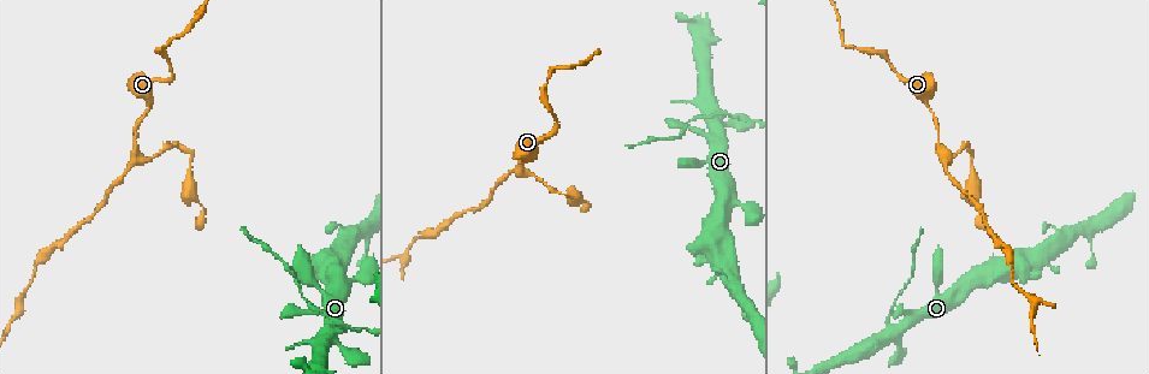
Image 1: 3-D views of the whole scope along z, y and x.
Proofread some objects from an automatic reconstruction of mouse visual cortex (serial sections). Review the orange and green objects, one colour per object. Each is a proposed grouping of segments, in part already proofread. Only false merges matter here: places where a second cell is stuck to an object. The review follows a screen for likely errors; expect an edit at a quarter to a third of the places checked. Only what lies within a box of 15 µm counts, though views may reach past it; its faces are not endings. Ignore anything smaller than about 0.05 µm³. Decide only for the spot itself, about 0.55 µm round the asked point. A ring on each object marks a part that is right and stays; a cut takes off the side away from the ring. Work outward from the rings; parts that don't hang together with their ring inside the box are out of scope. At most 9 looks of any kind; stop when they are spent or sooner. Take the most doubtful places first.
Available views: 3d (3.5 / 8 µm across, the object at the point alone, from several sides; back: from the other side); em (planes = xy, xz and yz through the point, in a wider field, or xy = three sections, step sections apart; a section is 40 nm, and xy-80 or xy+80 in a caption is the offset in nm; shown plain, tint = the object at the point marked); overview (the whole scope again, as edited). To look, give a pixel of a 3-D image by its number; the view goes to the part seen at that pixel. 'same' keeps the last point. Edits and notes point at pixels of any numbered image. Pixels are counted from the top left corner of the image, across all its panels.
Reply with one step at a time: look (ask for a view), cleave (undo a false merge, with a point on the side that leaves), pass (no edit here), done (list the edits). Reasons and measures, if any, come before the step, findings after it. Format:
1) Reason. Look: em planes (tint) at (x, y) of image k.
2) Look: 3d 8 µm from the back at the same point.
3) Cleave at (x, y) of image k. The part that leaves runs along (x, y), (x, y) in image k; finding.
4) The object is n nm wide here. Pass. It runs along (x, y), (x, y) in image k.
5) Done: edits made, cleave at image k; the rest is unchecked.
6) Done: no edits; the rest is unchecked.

Small branch off a trunk. Look: 3d 3.5 µm at (720, 117) of image 1.

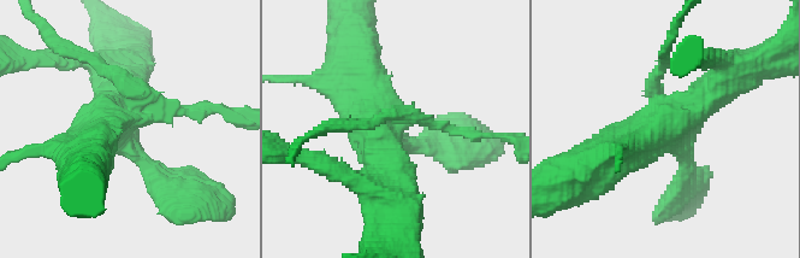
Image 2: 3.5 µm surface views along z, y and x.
Need the tissue. Look: em planes (tint) at (131, 123) of image 2.

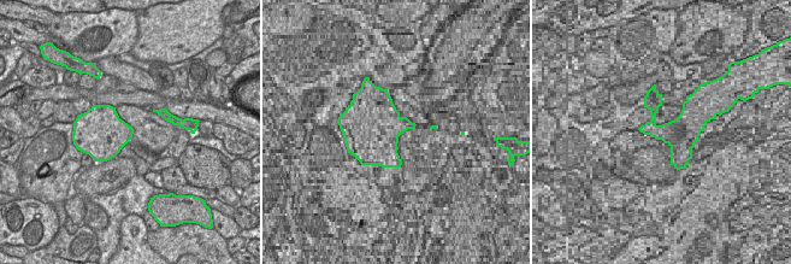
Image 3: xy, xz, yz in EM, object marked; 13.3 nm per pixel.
The object is 500 nm wide here. Cleave at (206, 106) of image 2. The part that leaves runs along (652, 93), (671, 37) in image 2; two cells meet here.

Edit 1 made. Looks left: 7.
Narrows sharply. Look: 3d 3.5 µm at (145, 109) of image 1.

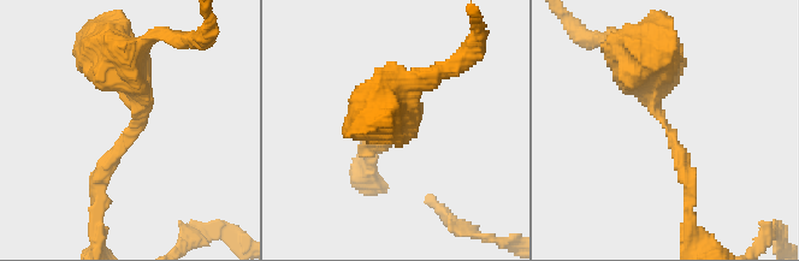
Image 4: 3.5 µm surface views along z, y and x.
The arms are 200, 500 nm wide. Look: em xy step 5 (tint) at (667, 132) of image 4.

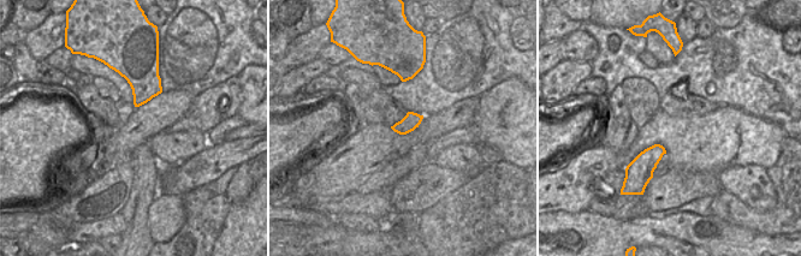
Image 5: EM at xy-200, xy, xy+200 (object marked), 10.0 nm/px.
The object is 170 nm wide here. Pass. It runs along (645, 64), (688, 197) in image 4; one cell here.

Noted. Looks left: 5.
Side arm on a straight run. Look: 3d 3.5 µm from the back at (135, 156) of image 1.

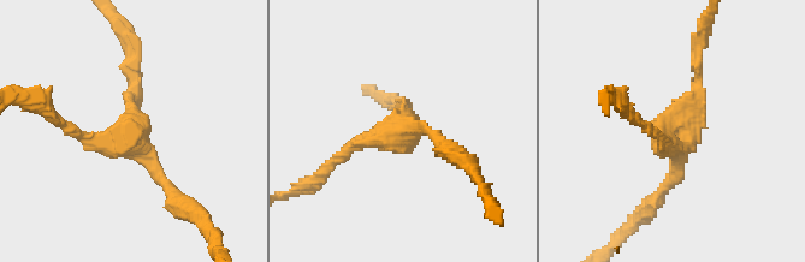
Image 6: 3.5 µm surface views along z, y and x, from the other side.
Look: em xy step 2 (tint) at (676, 130) of image 6.

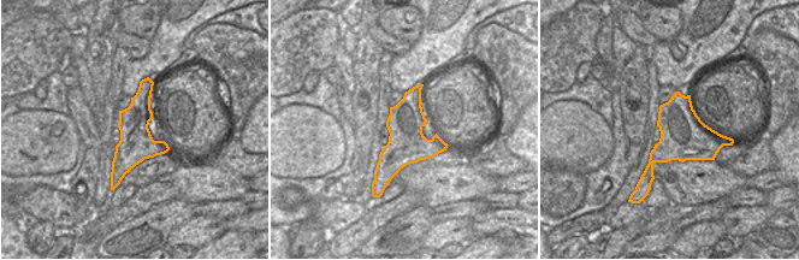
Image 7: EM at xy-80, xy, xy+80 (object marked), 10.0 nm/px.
3 arms meet here; the arms are 150, 150, 150 nm wide. Pass. It runs along (130, 55), (137, 132), (71, 132) in image 6; all the same cell.

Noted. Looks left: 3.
Abrupt turn. Look: 3d 3.5 µm at (174, 144) of image 1.

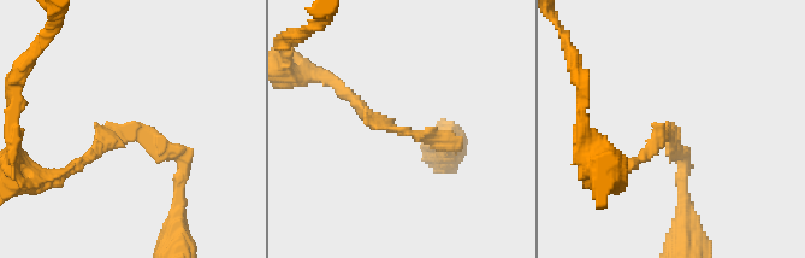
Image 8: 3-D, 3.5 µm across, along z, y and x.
Look: em planes (tint) at (670, 138) of image 8.

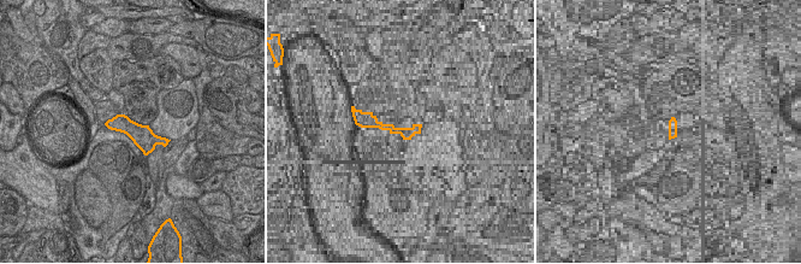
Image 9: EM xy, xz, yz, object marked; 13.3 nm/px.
The arms are 150, 200 nm wide. Pass. It runs along (110, 123), (165, 141) in image 9; continuous, no second cell.

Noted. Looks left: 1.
Done: edits made, cleave at image 2; the rest is unchecked.

